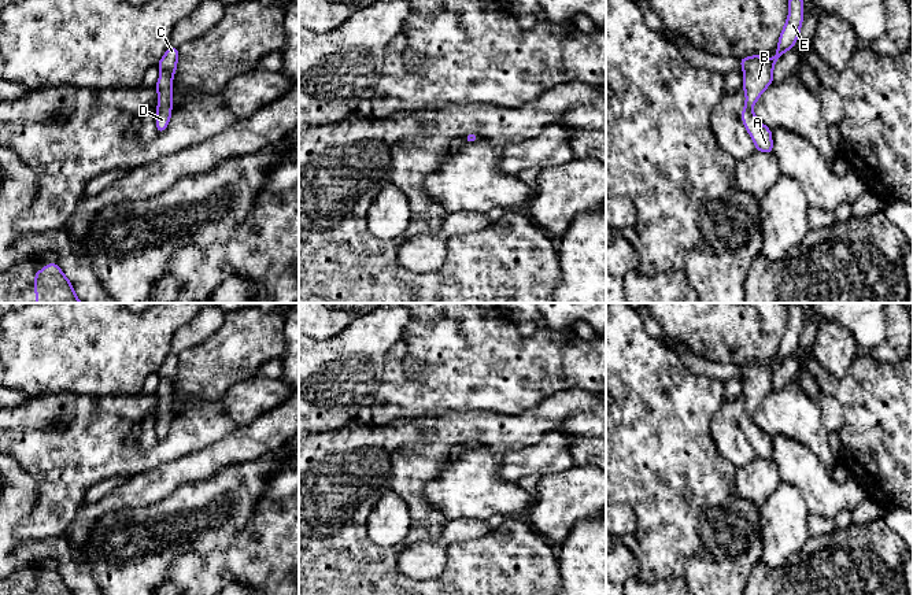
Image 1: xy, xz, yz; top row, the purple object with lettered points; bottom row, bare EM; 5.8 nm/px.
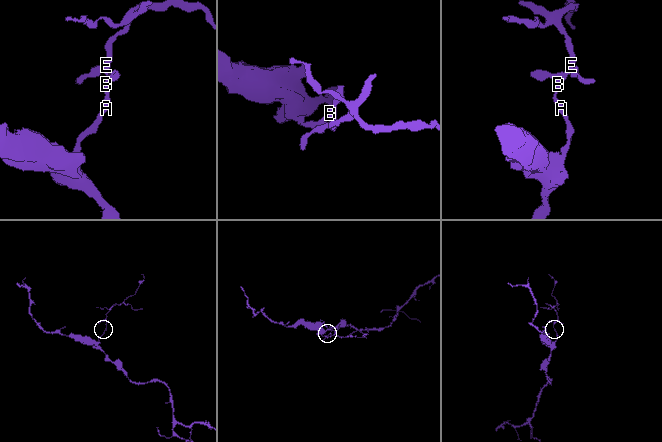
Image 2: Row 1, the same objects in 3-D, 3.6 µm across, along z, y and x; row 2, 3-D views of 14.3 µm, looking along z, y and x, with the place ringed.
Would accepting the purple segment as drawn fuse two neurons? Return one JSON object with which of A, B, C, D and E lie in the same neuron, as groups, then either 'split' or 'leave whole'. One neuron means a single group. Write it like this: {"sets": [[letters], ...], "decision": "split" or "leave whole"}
{"sets": [["A", "B", "C", "D", "E"]], "decision": "leave whole"}

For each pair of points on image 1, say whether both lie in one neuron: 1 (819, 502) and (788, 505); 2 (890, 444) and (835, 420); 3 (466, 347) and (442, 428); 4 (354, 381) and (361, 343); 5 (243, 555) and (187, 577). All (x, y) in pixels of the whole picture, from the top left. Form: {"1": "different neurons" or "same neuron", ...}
{"1": "different neurons", "2": "different neurons", "3": "different neurons", "4": "same neuron", "5": "same neuron"}

